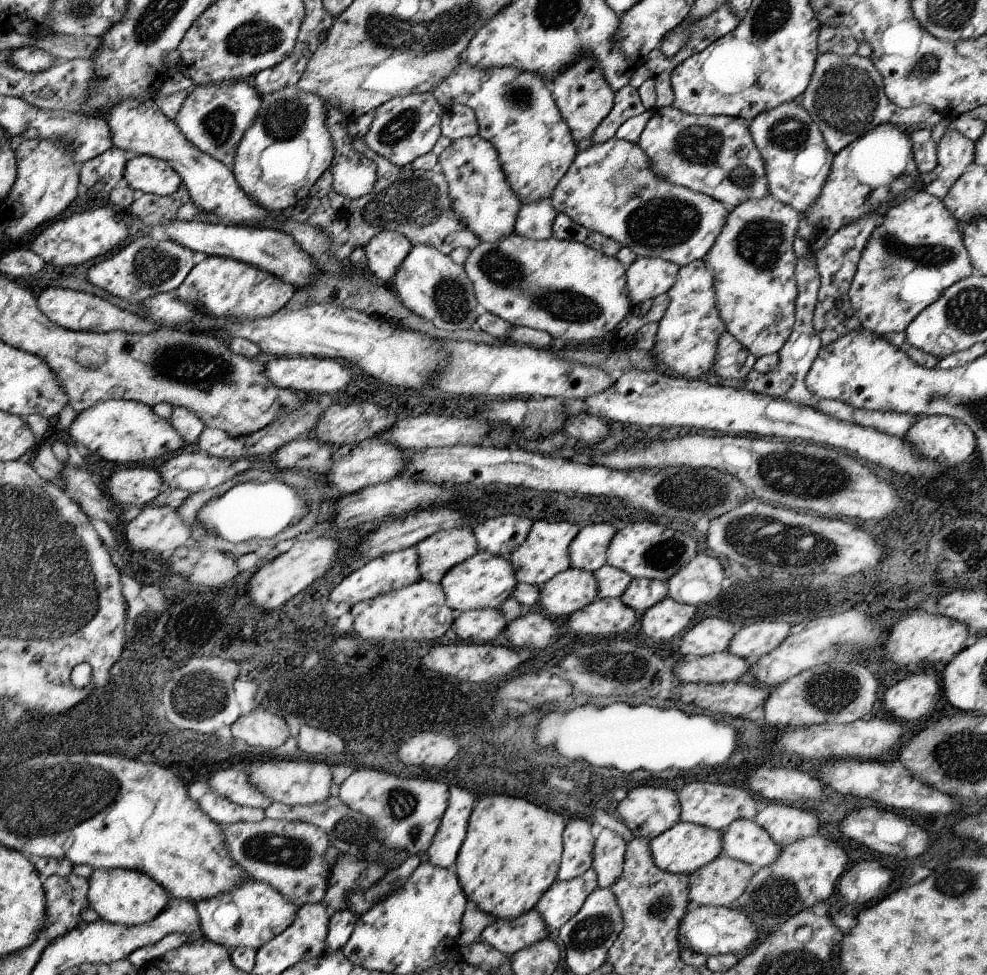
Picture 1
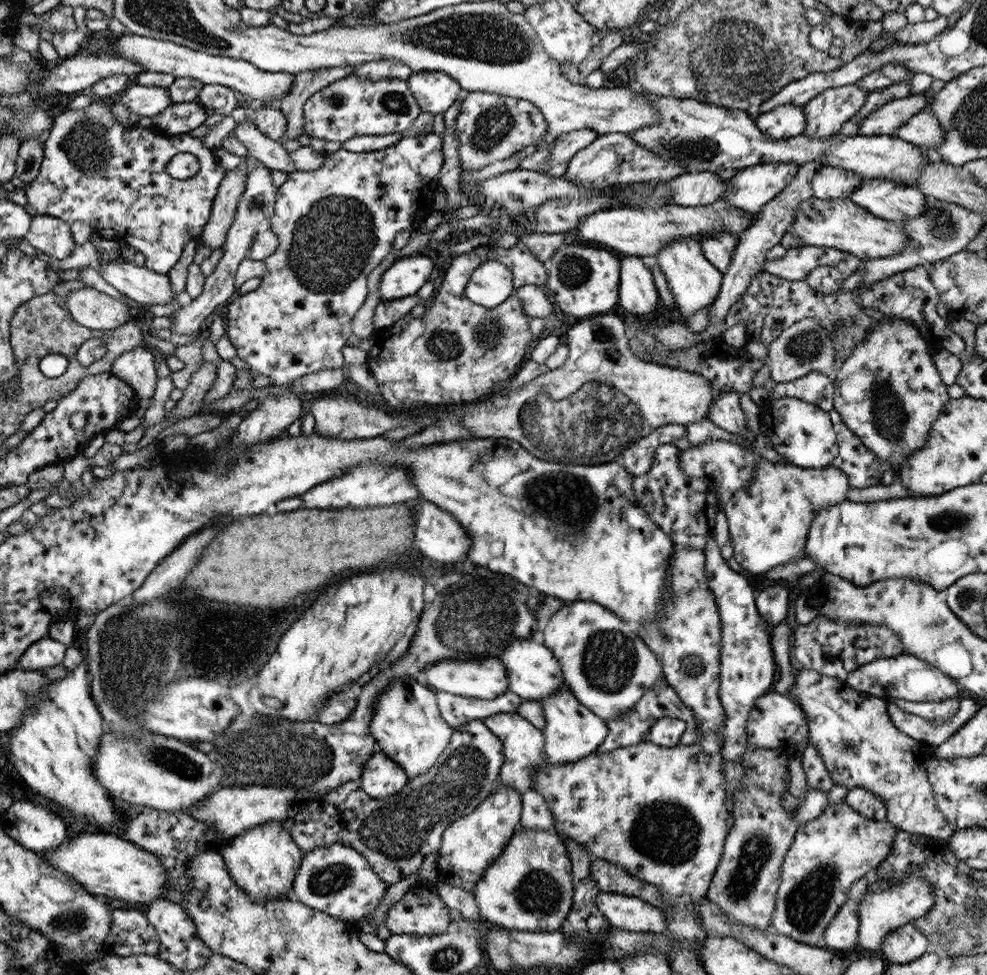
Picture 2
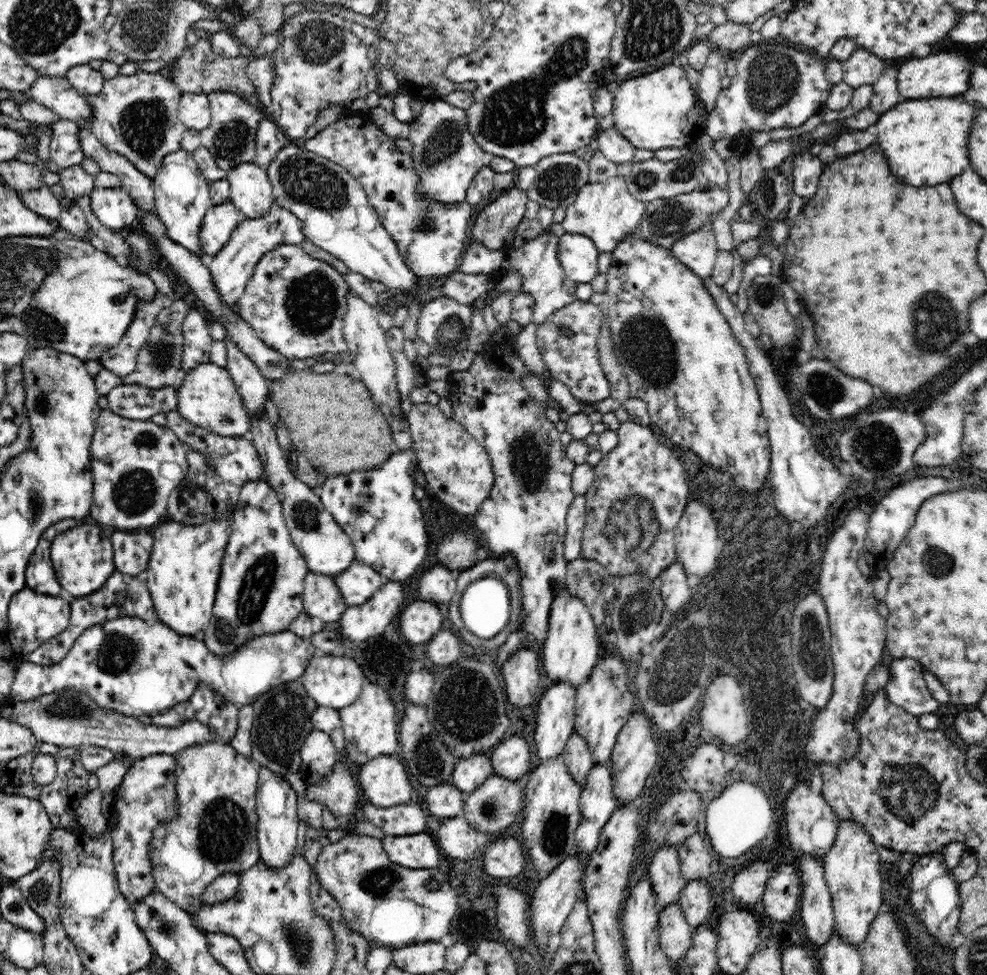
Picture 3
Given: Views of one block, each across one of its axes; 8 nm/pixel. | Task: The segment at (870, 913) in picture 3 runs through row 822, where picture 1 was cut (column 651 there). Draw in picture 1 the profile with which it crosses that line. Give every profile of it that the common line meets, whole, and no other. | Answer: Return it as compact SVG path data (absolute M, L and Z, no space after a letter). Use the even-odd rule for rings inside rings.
M675 822L669 830L659 834L657 838L649 840L649 852L651 852L653 864L657 868L661 868L669 874L689 876L691 872L697 872L697 868L703 868L705 864L715 860L719 854L723 854L721 836L723 836L723 832L719 832L719 830L709 830L709 828L697 826L697 824Z

